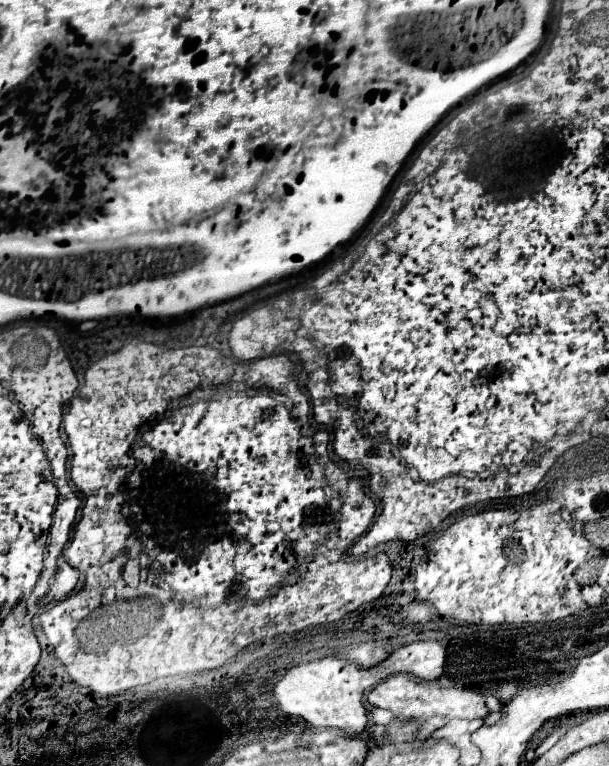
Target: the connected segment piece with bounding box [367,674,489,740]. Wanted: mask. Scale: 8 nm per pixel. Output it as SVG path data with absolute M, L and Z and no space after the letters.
M393 674L387 676L387 680L379 682L373 690L367 692L367 702L371 706L387 708L393 714L401 718L421 718L423 726L419 732L419 738L425 740L429 738L437 728L445 726L451 718L483 718L489 710L485 706L485 700L481 694L477 694L471 688L439 688L435 682L427 680L417 680L409 674Z

